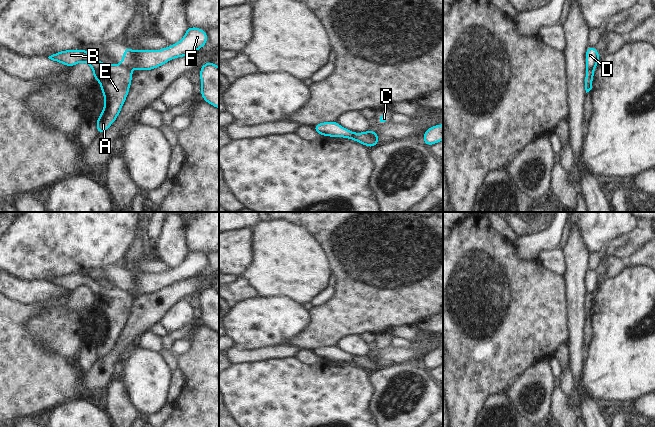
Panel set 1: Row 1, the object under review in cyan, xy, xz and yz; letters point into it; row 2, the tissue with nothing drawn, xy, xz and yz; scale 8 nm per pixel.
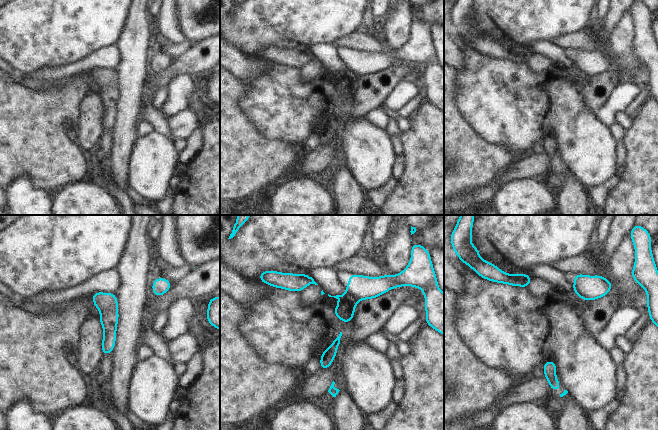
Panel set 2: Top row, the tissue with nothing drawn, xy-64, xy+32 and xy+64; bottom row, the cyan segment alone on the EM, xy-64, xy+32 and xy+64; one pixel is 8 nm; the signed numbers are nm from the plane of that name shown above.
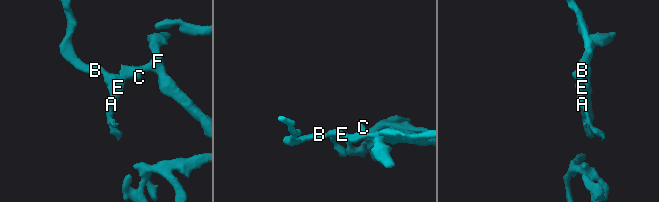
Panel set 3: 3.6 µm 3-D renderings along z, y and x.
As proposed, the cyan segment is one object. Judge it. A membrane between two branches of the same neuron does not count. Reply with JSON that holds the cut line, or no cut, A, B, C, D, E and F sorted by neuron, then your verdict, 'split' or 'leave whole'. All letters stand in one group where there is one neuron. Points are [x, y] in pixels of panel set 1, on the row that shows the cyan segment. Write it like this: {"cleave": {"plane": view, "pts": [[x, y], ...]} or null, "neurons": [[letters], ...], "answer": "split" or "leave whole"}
{"cleave": {"plane": "xy", "pts": [[122, 64], [130, 70]]}, "neurons": [["A", "B", "E"], ["C", "D", "F"]], "answer": "split"}

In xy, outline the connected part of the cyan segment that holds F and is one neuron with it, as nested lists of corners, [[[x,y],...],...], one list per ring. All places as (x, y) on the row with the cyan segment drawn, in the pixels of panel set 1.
[[[187,27],[184,37],[174,45],[161,50],[133,51],[124,46],[124,55],[121,59],[122,65],[129,70],[137,67],[139,71],[153,70],[174,58],[191,55],[197,52],[208,42],[207,33],[198,27]]]

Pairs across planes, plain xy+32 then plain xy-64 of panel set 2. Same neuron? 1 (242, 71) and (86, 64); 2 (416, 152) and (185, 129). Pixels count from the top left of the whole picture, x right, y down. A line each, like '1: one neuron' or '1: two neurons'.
1: one neuron
2: two neurons

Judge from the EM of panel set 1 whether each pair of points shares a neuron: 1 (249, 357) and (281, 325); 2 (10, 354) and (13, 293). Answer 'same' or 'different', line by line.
1: different
2: different

